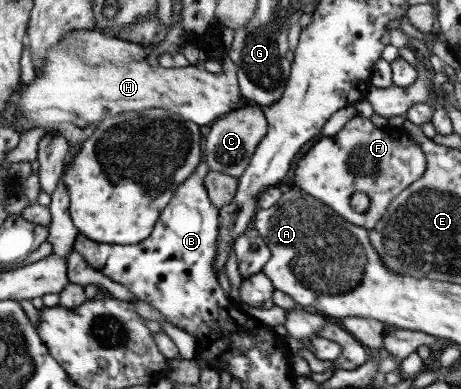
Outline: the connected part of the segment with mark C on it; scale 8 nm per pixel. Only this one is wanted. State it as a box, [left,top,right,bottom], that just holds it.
[205,104,269,179]

